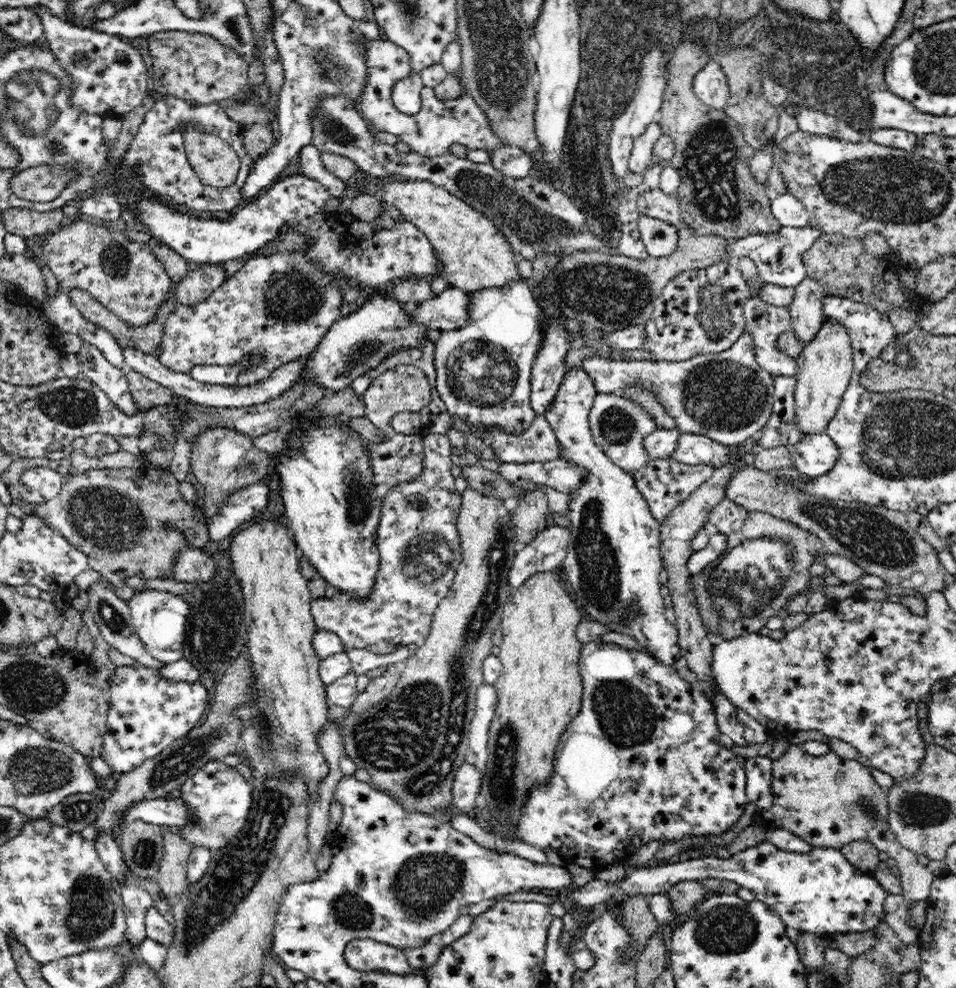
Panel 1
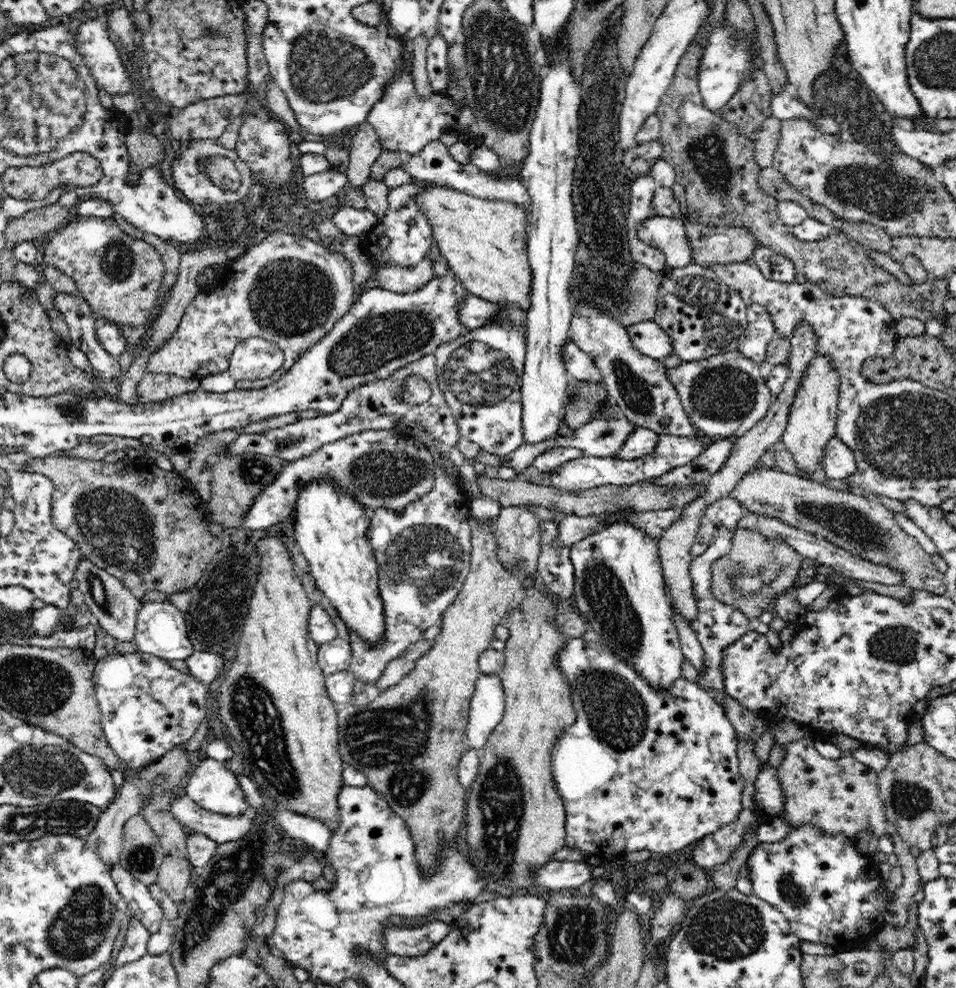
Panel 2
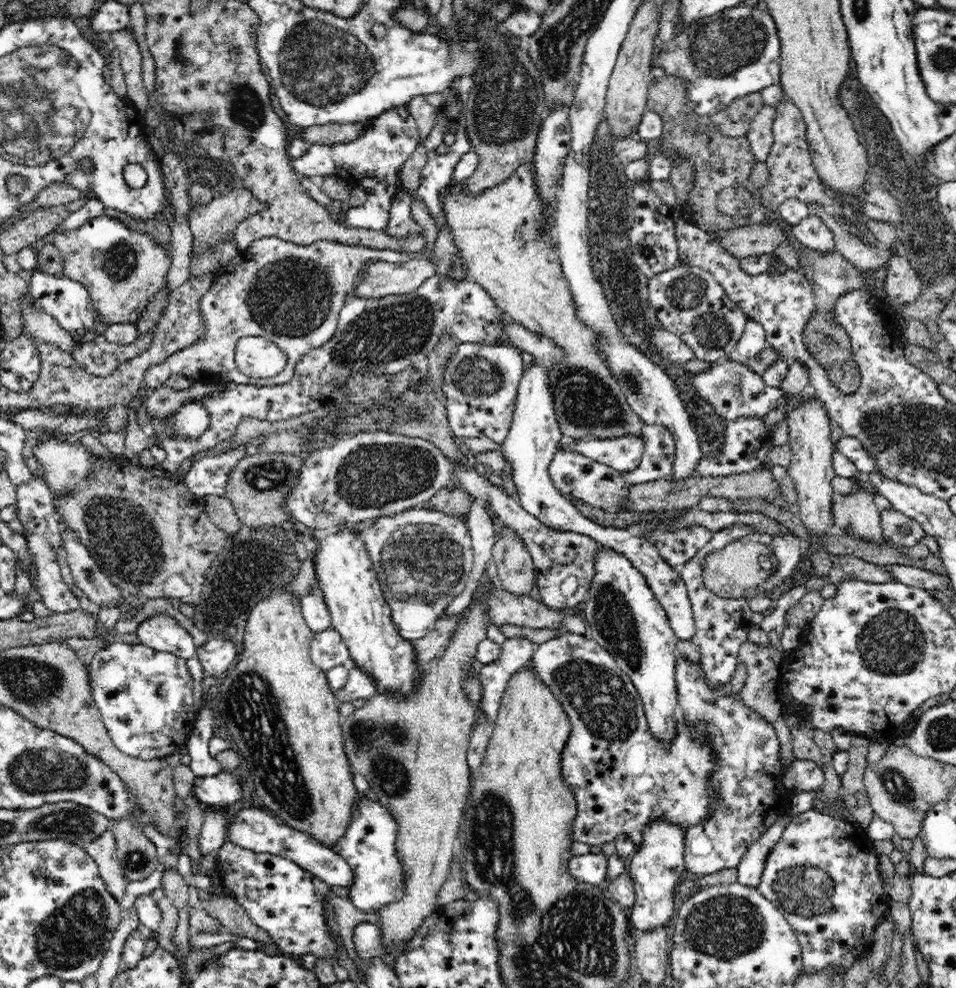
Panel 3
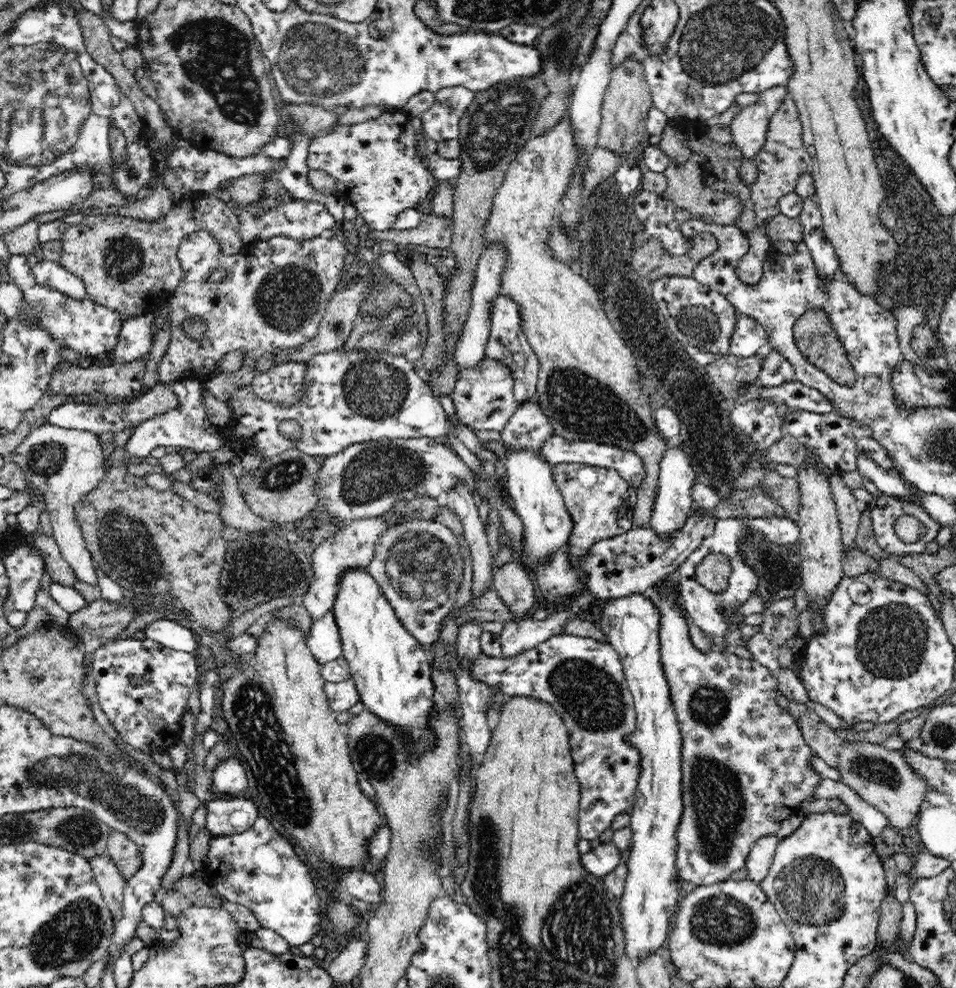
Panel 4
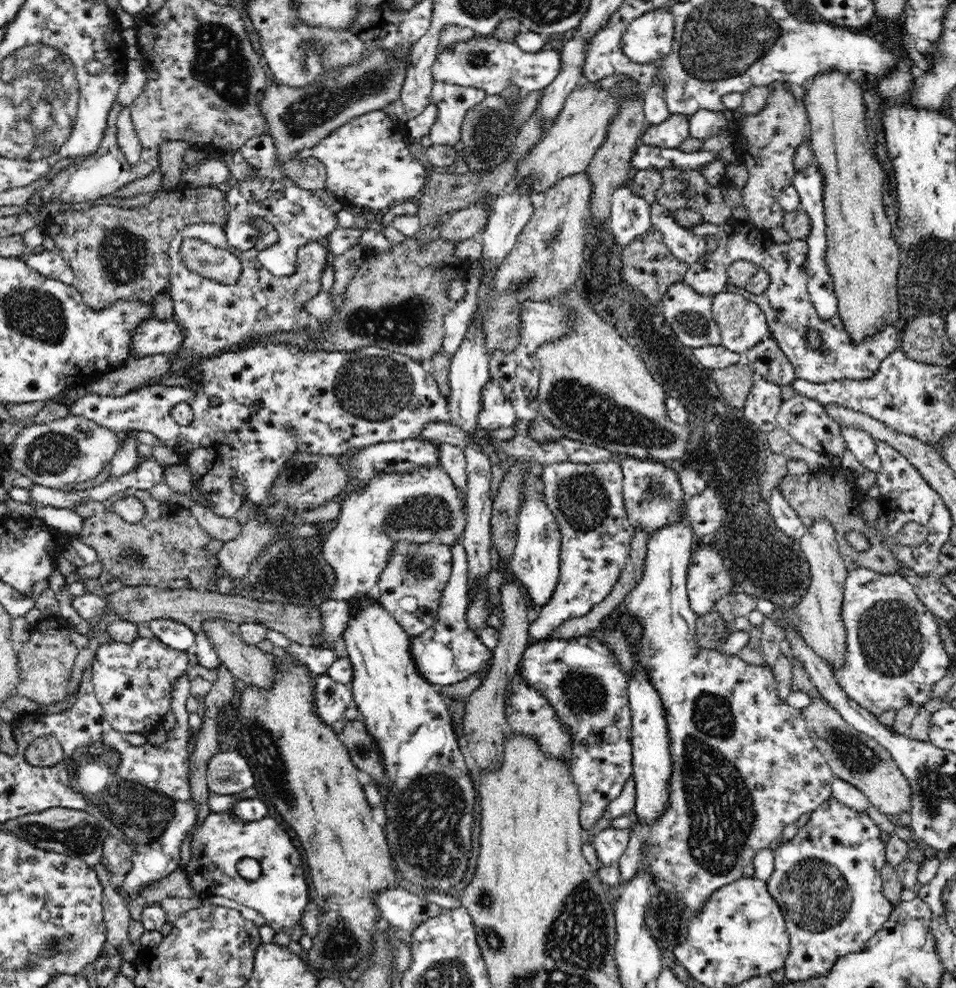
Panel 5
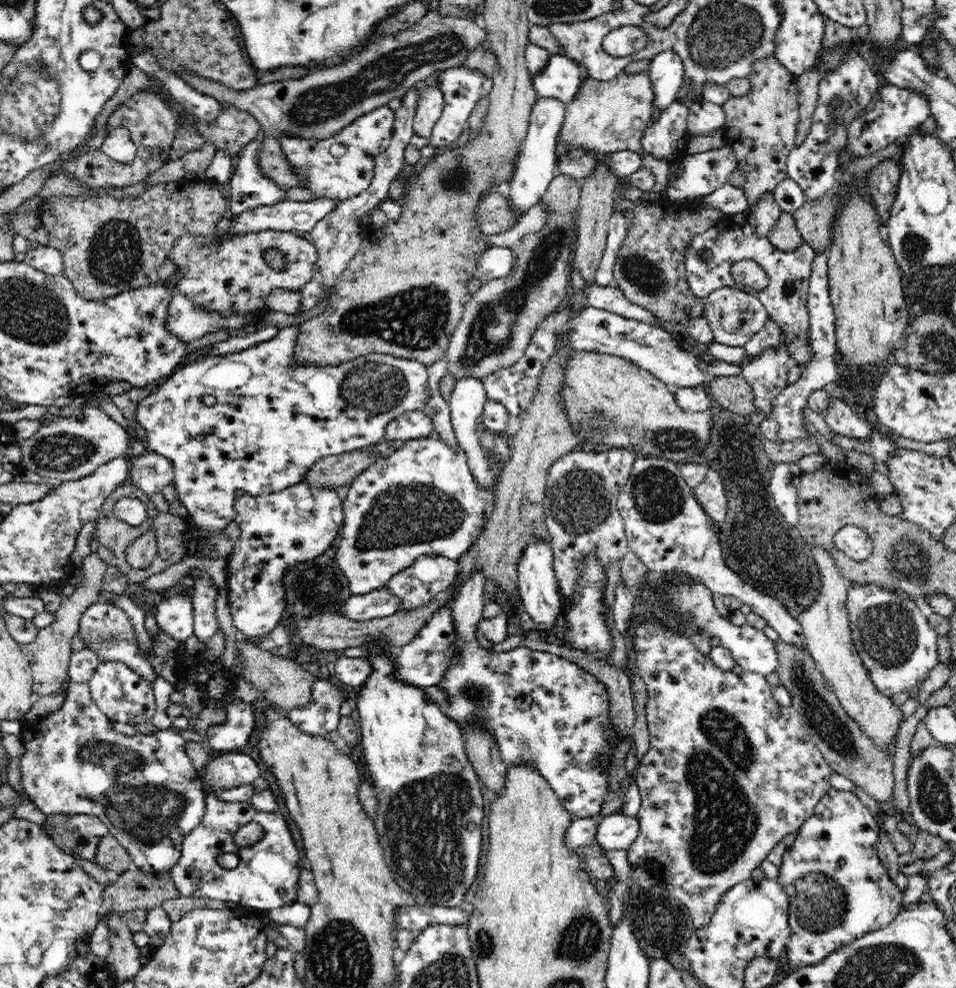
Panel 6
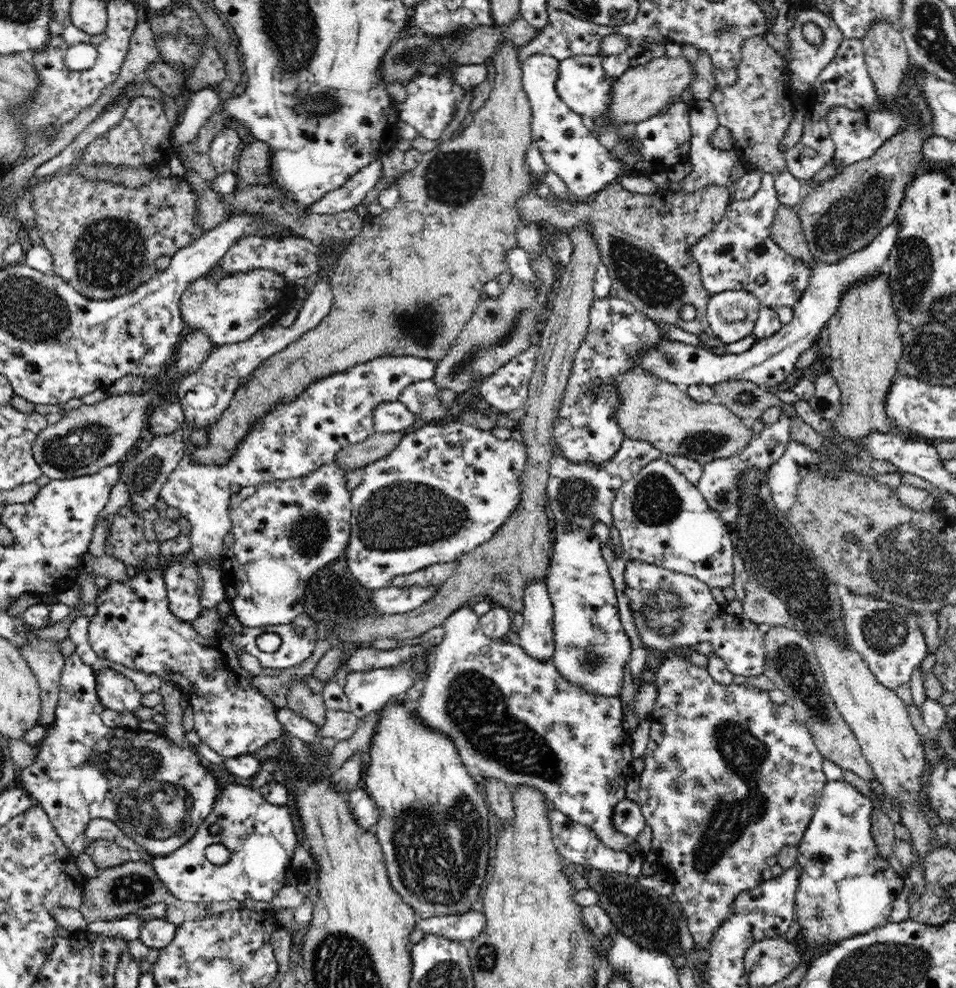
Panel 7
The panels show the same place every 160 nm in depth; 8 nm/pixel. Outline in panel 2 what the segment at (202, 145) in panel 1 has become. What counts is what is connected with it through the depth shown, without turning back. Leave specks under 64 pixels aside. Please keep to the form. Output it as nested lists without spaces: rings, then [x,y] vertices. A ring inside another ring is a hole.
[[[216,156],[200,160],[200,172],[214,183],[216,187],[224,191],[236,191],[241,185],[241,175],[236,169],[236,163],[227,157]]]

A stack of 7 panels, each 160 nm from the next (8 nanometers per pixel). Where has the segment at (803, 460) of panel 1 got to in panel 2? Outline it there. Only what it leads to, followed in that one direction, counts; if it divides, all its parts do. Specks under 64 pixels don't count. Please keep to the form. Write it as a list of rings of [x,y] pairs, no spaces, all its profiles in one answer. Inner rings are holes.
[[[839,438],[830,439],[825,448],[824,472],[829,478],[844,479],[857,471],[853,450],[850,450]]]

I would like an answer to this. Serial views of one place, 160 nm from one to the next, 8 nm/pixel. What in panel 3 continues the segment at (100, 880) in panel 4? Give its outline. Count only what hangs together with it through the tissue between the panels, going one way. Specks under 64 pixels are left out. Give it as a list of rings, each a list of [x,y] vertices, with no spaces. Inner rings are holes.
[[[108,827],[96,840],[82,846],[98,865],[103,886],[118,902],[124,898],[128,880],[123,875],[117,852],[115,850],[114,833]]]

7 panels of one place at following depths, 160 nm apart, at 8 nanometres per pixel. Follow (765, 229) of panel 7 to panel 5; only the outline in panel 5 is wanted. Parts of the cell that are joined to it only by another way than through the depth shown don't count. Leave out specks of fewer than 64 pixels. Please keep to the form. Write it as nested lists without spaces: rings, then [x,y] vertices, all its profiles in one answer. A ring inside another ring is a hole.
[[[702,221],[701,223],[691,227],[691,232],[697,235],[706,236],[714,234],[718,241],[718,247],[710,256],[705,258],[703,262],[689,264],[686,274],[684,274],[684,283],[686,286],[690,286],[691,290],[698,292],[699,295],[715,295],[718,292],[726,292],[735,289],[735,287],[728,282],[726,269],[732,262],[736,260],[748,260],[748,262],[754,262],[754,264],[761,266],[766,270],[770,277],[770,283],[768,288],[759,295],[746,295],[746,299],[753,301],[765,314],[767,324],[771,332],[771,336],[778,343],[778,346],[782,349],[782,352],[788,357],[788,360],[793,364],[795,368],[795,375],[797,378],[806,380],[808,382],[814,382],[816,384],[826,384],[832,380],[846,380],[847,377],[854,377],[859,379],[860,377],[874,376],[878,372],[879,364],[882,364],[889,354],[892,354],[900,346],[900,333],[901,325],[886,326],[880,334],[872,336],[872,339],[866,340],[862,344],[851,344],[849,336],[847,336],[846,330],[843,330],[842,322],[839,322],[839,315],[829,319],[820,319],[817,311],[812,305],[810,300],[809,291],[807,290],[807,254],[809,246],[806,240],[794,240],[785,243],[773,242],[769,233],[760,232],[752,226],[750,228],[752,232],[730,232],[724,230],[728,228],[728,222],[726,226],[720,226],[712,224],[709,221]],[[813,330],[819,338],[819,347],[812,347],[810,341],[808,341],[808,332]]]

